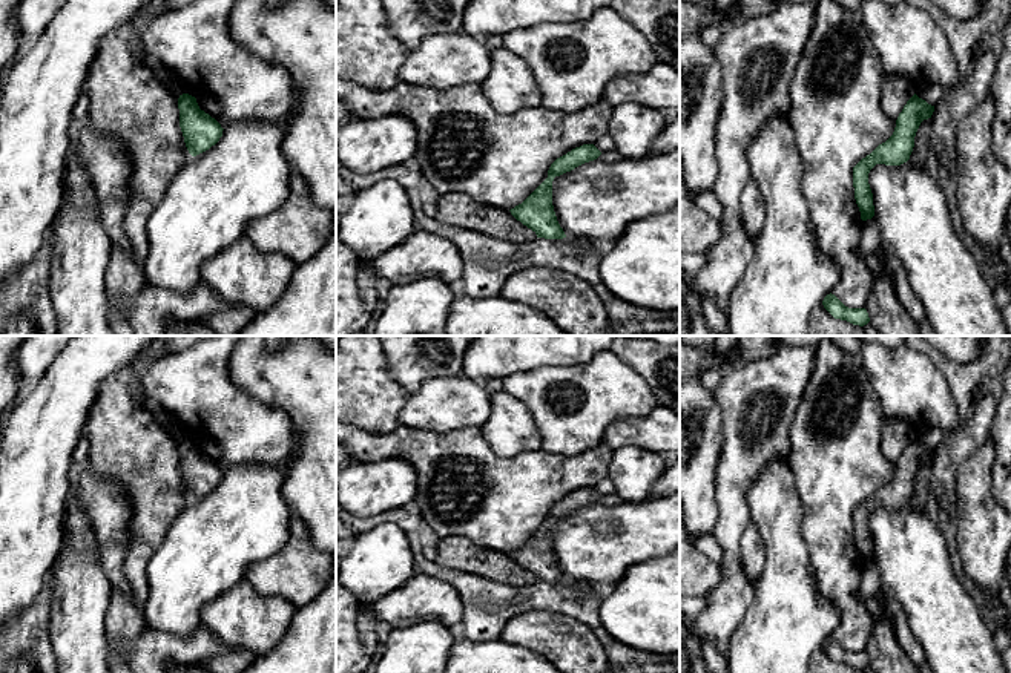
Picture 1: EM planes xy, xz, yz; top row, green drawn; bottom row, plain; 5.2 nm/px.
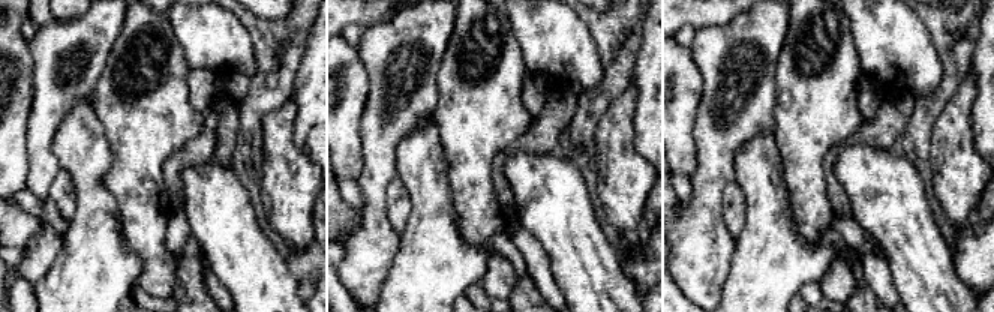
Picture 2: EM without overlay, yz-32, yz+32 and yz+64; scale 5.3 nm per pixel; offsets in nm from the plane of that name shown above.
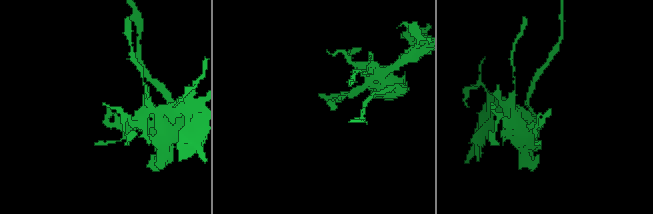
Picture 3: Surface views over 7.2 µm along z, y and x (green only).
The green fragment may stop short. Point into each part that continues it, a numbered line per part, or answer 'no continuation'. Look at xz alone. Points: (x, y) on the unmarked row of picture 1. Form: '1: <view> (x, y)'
no continuation

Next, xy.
no continuation

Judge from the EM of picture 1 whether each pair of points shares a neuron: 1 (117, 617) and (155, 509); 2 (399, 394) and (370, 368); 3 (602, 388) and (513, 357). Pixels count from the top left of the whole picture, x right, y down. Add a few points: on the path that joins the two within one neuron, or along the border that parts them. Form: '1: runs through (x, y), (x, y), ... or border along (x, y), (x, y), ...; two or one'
1: border along (126, 592), (134, 604); two
2: runs through (391, 390), (378, 376); one
3: border along (576, 364), (543, 365), (513, 371), (505, 376); two

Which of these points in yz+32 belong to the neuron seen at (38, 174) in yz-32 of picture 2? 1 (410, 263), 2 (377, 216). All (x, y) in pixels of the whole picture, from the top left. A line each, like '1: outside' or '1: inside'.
1: outside
2: inside

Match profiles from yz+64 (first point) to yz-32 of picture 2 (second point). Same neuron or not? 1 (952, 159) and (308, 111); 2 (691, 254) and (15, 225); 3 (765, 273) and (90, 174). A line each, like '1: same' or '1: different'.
1: different
2: different
3: same

